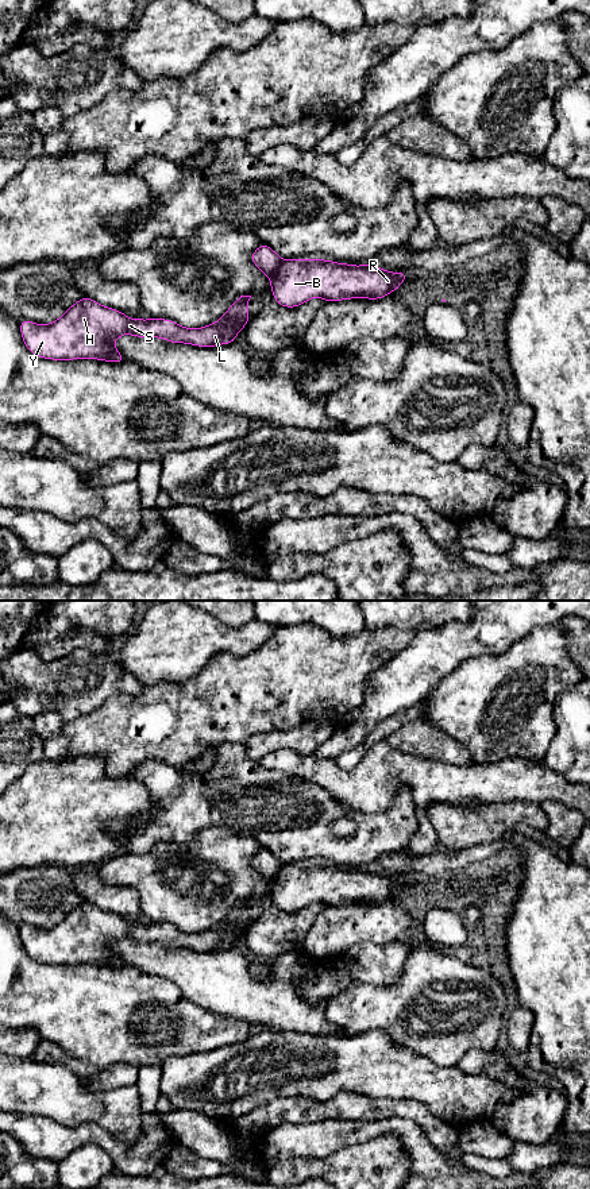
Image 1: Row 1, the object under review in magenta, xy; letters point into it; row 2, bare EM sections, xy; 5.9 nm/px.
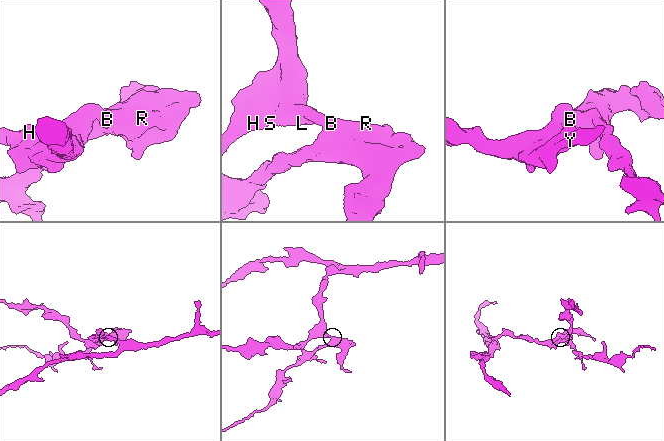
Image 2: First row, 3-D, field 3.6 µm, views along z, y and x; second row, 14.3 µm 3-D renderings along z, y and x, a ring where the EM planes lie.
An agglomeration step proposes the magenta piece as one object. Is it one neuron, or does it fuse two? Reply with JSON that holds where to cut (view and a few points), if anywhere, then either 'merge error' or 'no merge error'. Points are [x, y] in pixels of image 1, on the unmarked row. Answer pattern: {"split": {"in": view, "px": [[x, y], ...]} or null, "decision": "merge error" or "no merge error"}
{"split": {"in": "xy", "px": [[284, 865], [269, 881]]}, "decision": "merge error"}

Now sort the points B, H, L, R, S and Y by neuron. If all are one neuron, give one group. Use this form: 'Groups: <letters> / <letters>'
Groups: B R / H L S Y

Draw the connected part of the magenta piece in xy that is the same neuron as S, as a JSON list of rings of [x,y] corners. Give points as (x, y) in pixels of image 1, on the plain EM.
[[[84,900],[50,929],[22,924],[20,939],[27,954],[42,964],[123,968],[124,962],[113,949],[123,939],[158,942],[204,953],[234,949],[236,939],[250,924],[250,903],[251,900],[240,900],[213,929],[185,933],[167,923],[132,924],[126,918]]]

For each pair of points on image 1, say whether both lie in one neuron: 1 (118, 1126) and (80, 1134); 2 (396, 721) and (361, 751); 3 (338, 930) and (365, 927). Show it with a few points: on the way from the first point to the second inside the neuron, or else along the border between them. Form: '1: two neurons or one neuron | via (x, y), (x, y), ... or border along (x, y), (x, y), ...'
1: two neurons | border along (72, 1126), (97, 1123), (122, 1142), (131, 1143)
2: one neuron | via (388, 726), (369, 742)
3: one neuron | via (344, 929), (358, 927)

